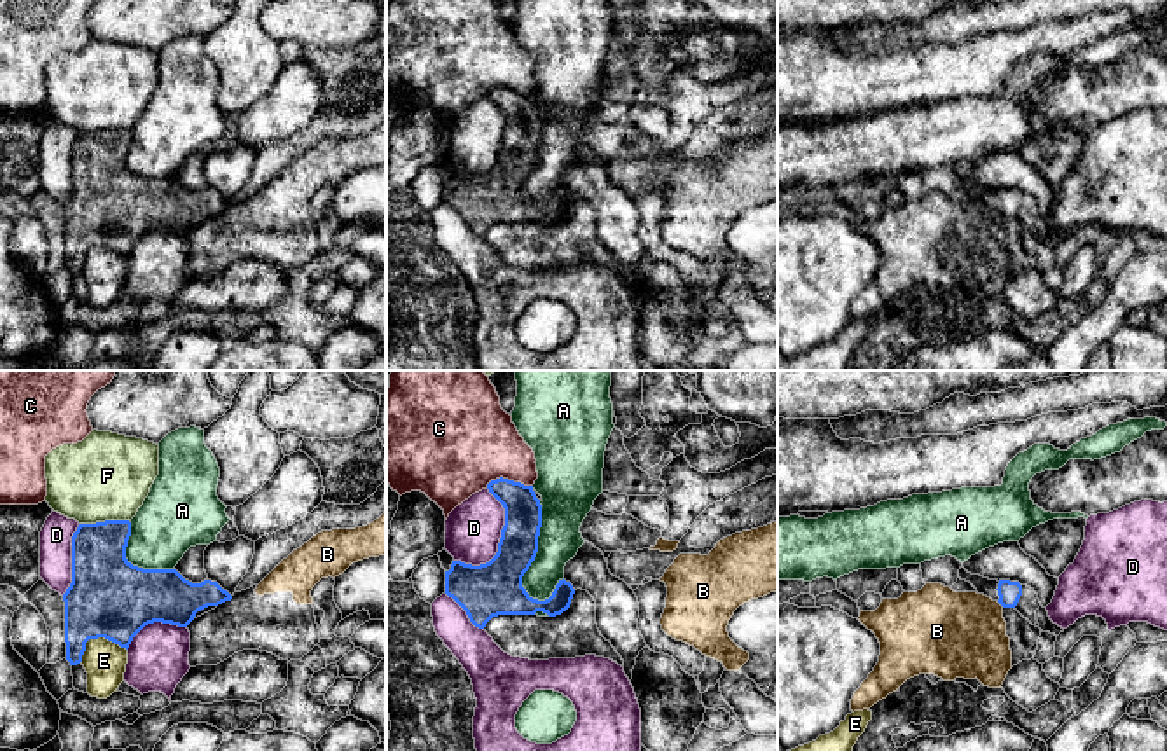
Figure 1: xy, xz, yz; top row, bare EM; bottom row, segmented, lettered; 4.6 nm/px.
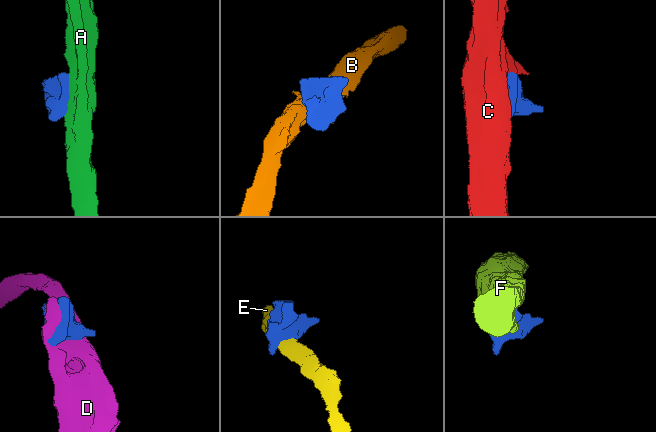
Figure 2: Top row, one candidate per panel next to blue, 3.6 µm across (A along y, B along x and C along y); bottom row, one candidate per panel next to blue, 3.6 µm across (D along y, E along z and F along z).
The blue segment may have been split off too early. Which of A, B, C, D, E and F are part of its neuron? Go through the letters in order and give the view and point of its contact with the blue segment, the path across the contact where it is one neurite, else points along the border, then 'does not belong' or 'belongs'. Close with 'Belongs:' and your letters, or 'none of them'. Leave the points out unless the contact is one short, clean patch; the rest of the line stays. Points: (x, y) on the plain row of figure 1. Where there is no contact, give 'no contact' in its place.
A: meets blue in xz at (535, 165); does not belong
B: meets blue in yz at (1000, 212); does not belong
C: meets blue in xz at (507, 88); border along xz (486, 93), (507, 86), (531, 95); does not belong
D: meets blue in xz at (500, 151); does not belong
E: meets blue in xy at (96, 247); does not belong
F: meets blue in xy at (105, 130); does not belong
Belongs: none of them

